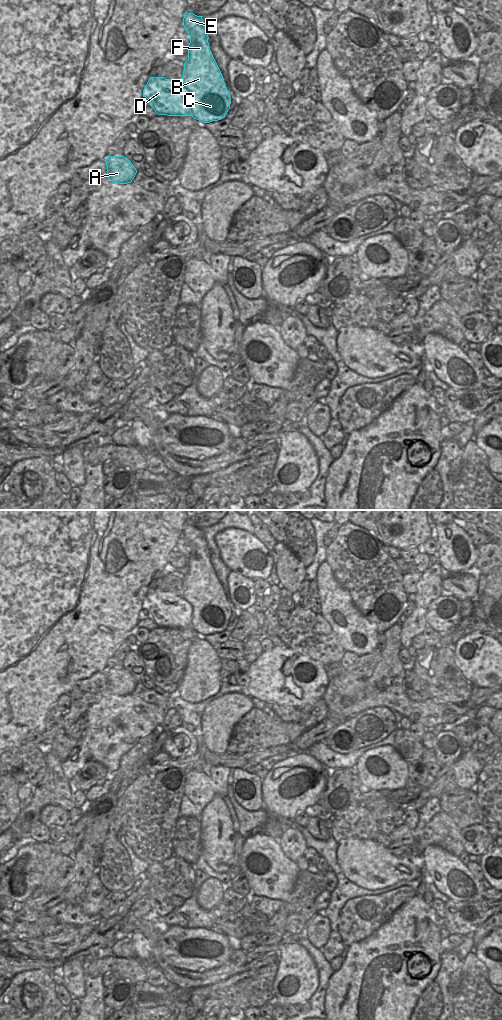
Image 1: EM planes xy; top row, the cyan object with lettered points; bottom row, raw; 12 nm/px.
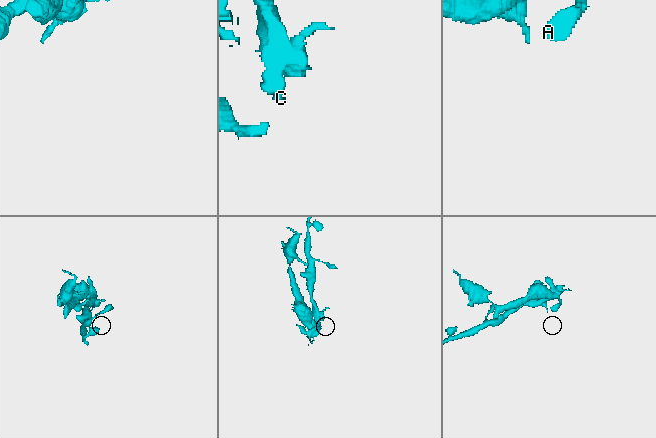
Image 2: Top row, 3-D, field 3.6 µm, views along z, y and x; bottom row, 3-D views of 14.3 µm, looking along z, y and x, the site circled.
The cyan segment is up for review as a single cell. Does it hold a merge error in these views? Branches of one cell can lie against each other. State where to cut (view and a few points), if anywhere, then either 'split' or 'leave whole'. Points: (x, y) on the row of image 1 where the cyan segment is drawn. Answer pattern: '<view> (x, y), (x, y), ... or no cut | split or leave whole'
xy (181, 84), (193, 97), (191, 115) | split

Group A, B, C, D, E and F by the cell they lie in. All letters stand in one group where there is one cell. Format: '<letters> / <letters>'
A B C E F / D

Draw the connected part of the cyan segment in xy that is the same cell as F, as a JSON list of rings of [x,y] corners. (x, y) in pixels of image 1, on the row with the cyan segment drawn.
[[[188,12],[184,14],[183,26],[190,36],[190,43],[182,85],[194,97],[191,116],[203,123],[210,123],[225,118],[231,98],[210,50],[202,17]]]

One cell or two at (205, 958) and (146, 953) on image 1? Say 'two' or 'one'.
one

